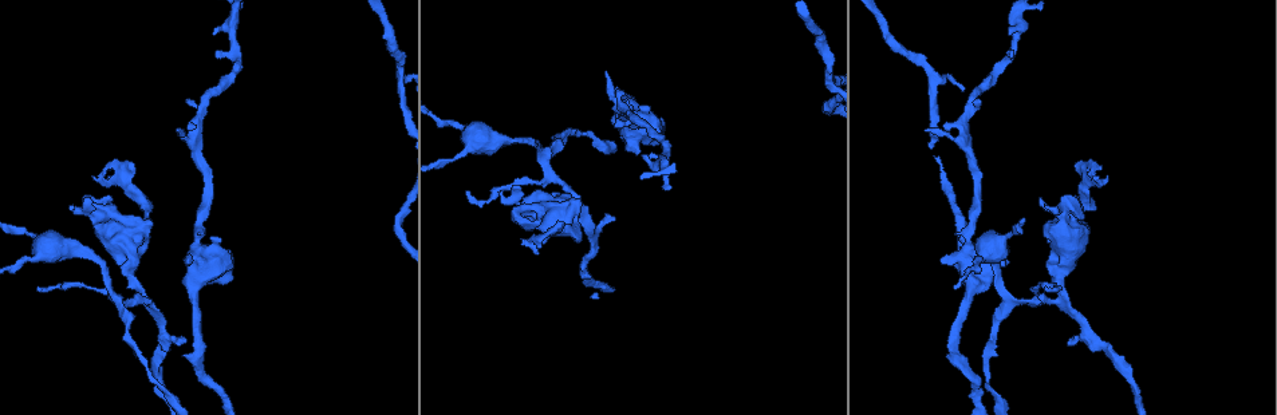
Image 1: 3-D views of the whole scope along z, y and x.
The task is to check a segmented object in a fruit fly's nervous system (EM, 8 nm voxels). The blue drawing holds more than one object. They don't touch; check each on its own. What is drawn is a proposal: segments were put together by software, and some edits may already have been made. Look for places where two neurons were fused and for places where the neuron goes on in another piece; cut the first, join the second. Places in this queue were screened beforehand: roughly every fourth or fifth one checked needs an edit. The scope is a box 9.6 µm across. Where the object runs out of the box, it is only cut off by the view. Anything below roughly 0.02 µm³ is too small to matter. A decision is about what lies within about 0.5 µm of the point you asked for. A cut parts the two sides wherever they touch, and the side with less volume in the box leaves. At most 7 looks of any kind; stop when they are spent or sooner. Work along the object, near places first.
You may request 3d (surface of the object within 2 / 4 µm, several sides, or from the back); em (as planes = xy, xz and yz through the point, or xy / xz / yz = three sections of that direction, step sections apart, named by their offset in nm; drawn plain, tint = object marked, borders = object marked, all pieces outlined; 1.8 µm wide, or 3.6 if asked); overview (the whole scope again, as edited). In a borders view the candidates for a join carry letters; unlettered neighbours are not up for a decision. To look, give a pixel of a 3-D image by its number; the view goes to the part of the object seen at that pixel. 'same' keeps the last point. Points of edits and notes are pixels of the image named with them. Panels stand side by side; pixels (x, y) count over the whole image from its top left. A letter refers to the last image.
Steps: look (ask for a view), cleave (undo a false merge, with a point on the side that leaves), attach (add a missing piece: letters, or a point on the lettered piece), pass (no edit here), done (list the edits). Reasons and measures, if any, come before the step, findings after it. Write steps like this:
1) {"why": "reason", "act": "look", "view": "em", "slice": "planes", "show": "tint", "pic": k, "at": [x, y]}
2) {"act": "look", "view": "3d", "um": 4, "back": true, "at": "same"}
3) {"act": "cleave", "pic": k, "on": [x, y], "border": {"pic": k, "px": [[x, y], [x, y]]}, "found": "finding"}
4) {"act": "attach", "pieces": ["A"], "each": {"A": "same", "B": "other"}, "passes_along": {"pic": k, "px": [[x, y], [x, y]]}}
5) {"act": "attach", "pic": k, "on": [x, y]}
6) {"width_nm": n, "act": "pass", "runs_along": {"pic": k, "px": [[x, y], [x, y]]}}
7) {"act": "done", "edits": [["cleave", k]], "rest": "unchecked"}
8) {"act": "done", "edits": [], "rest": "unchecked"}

{"why": "an open end", "act": "look", "view": "em", "slice": "xy", "step": 16, "show": "borders", "pic": 1, "at": [1072, 336]}

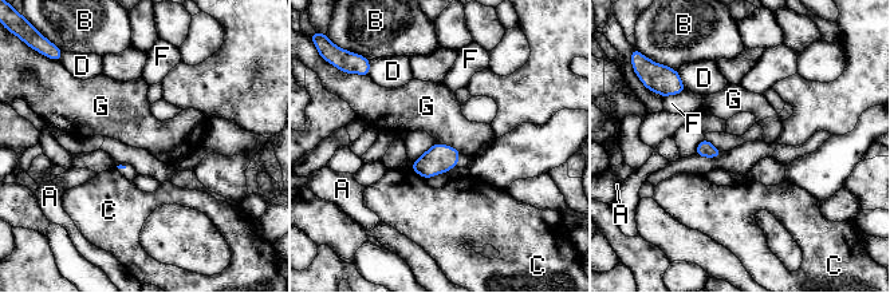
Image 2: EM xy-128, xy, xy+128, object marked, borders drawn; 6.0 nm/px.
{"longest_contact_nm": ["G", 170], "act": "pass", "each": {"A": "other", "B": "other", "C": "other", "D": "other", "F": "other", "G": "other"}, "border": {"pic": 2, "px": [[436, 142], [453, 146], [461, 153]]}, "found": "none of them fits"}

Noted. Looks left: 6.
{"act": "look", "view": "em", "um": 3.6, "slice": "xy", "step": 16, "show": "tint", "pic": 1, "at": [967, 250]}

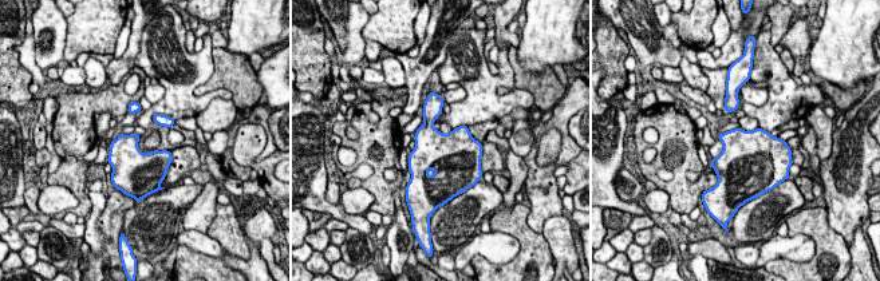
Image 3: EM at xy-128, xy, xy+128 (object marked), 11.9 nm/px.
{"why": "see the neighbours", "act": "look", "view": "em", "um": 3.6, "slice": "xy", "step": 16, "show": "borders", "at": "same"}

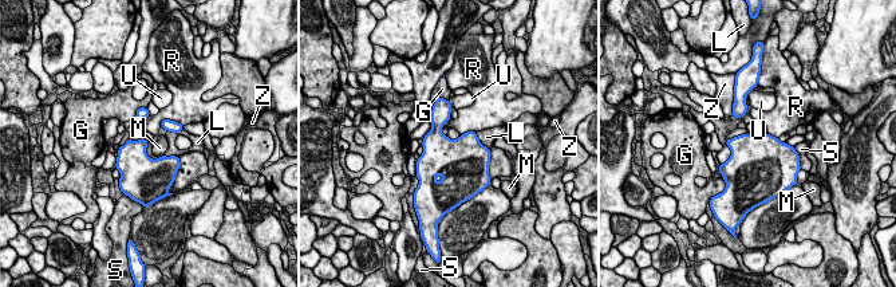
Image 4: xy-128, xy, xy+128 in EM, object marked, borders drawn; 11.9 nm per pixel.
{"act": "pass", "each": {"G": "other", "L": "other", "M": "other", "R": "other", "S": "other", "U": "other", "Z": "other"}, "border": {"pic": 4, "px": [[474, 133], [489, 149]]}, "found": "continuous, no second neuron"}

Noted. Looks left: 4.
{"why": "an open end", "act": "look", "view": "em", "slice": "planes", "show": "borders", "pic": 1, "at": [614, 126]}

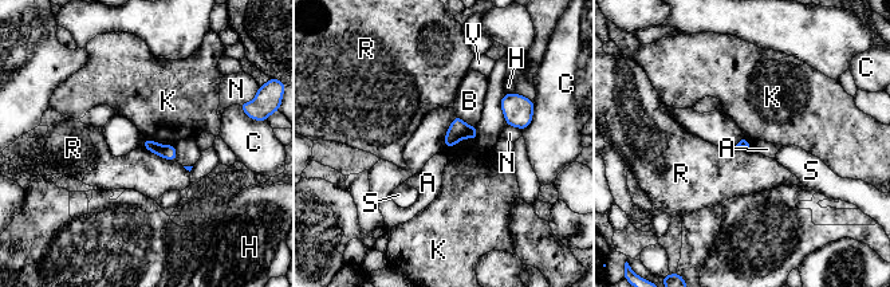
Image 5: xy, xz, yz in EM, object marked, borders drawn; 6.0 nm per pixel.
{"act": "pass", "each": {"A": "other", "B": "other", "C": "other", "H": "other", "K": "other", "N": "other", "R": "other", "S": "other", "V": "other"}, "border": {"pic": 5, "px": [[145, 137], [161, 144], [174, 145]]}, "found": "no lettered piece goes on from it"}

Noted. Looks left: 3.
{"act": "done", "edits": [], "rest": "unchecked"}

